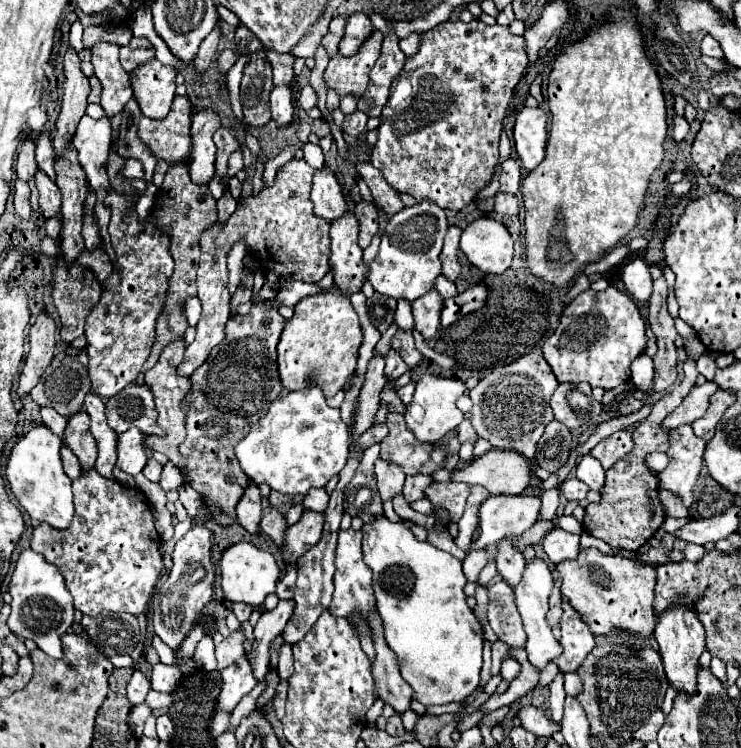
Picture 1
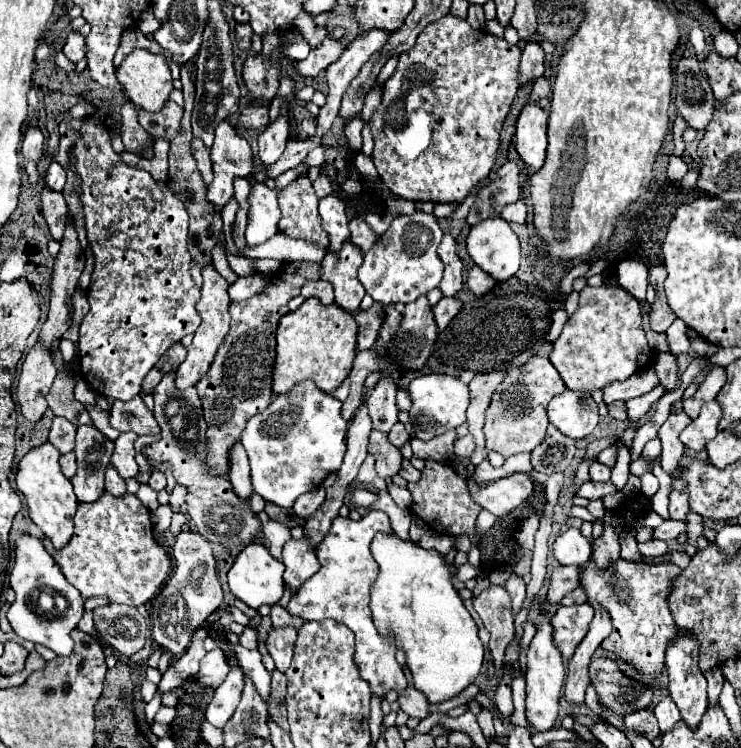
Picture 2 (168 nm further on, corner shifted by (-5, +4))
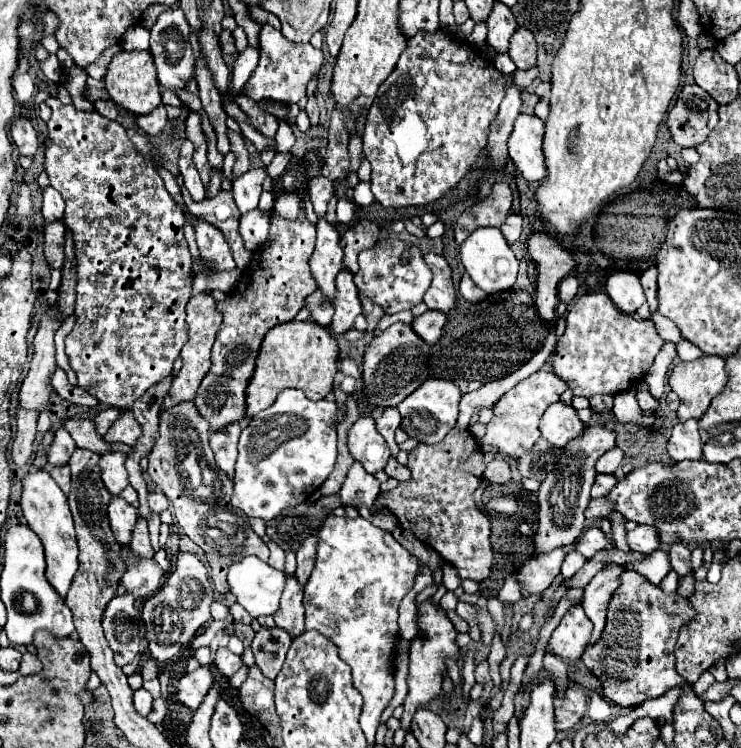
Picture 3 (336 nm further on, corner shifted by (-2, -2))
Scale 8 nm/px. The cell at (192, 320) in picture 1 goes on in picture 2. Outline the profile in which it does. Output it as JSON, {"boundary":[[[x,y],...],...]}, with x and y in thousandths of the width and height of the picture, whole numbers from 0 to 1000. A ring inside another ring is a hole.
{"boundary":[[[89,156],[94,162],[97,172],[105,172],[111,178],[111,186],[105,191],[100,191],[97,205],[103,213],[103,231],[111,237],[111,271],[113,271],[113,287],[116,287],[116,309],[119,309],[119,322],[124,328],[127,344],[130,344],[130,357],[124,365],[124,378],[119,386],[119,402],[121,402],[121,416],[119,421],[111,426],[108,434],[108,453],[105,453],[105,467],[108,467],[108,496],[111,504],[116,507],[116,512],[124,517],[127,525],[140,528],[140,531],[151,531],[151,533],[162,533],[162,536],[175,536],[178,531],[184,531],[189,525],[189,512],[194,507],[194,501],[211,488],[211,483],[221,475],[221,469],[243,456],[248,448],[262,445],[270,434],[270,421],[265,416],[265,405],[270,402],[270,386],[262,381],[259,370],[256,370],[256,338],[251,330],[251,314],[254,314],[254,285],[248,271],[243,271],[243,266],[229,255],[229,250],[224,245],[213,245],[205,239],[205,234],[200,229],[184,226],[184,223],[173,223],[159,205],[154,205],[151,191],[148,191],[148,178],[146,170],[140,164],[127,164],[124,159],[100,159],[100,156]]]}

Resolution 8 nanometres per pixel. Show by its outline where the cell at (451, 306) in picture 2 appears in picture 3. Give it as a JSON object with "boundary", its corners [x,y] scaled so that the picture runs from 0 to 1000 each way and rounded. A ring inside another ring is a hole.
{"boundary":[[[574,416],[568,424],[560,424],[555,432],[557,443],[579,461],[592,456],[598,445],[598,434],[601,434],[601,418],[590,418],[590,416]]]}

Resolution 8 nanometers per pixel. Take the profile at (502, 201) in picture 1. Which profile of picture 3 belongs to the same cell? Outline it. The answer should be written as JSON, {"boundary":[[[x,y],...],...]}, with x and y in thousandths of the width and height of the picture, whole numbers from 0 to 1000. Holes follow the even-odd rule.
{"boundary":[[[690,285],[690,287],[682,293],[682,298],[676,301],[676,311],[679,311],[679,317],[684,320],[687,328],[692,328],[692,325],[700,322],[700,317],[703,317],[703,298],[706,298],[703,287]]]}

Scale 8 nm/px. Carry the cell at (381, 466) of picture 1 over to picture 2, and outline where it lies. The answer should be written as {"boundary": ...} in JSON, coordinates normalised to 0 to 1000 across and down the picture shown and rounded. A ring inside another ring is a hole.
{"boundary":[[[502,576],[497,606],[502,606],[507,611],[507,632],[516,640],[526,640],[526,638],[537,635],[537,630],[543,624],[543,608],[534,598],[529,598],[529,592],[524,592],[518,579]]]}

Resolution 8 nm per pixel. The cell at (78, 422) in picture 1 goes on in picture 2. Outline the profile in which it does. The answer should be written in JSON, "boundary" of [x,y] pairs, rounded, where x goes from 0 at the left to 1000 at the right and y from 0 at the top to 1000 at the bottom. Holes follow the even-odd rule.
{"boundary":[[[105,568],[103,576],[103,616],[105,630],[97,638],[100,659],[105,670],[124,670],[140,656],[140,627],[148,619],[154,592],[130,576],[124,568]]]}

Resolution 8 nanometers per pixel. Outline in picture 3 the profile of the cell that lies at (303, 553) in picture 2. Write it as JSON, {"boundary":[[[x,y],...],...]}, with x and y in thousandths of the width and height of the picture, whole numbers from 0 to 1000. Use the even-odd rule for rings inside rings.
{"boundary":[[[387,769],[387,782],[379,795],[379,811],[368,822],[371,836],[385,841],[393,852],[401,852],[412,844],[412,825],[409,825],[409,787],[401,782],[395,769]]]}

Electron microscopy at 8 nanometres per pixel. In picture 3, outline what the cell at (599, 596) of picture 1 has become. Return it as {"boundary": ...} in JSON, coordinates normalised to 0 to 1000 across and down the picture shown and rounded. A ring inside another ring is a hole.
{"boundary":[[[843,763],[838,782],[822,803],[819,833],[806,862],[789,868],[784,884],[811,910],[814,932],[830,943],[852,945],[873,934],[892,932],[900,921],[927,913],[911,897],[908,865],[916,841],[935,828],[935,809],[916,793],[900,795],[892,785],[876,782],[860,763]],[[846,857],[846,860],[841,860]]]}

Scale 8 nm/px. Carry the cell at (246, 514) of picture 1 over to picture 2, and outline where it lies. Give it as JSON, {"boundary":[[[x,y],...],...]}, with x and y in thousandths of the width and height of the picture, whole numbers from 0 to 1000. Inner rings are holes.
{"boundary":[[[318,592],[316,603],[313,603],[313,630],[310,630],[310,646],[316,651],[316,659],[324,664],[324,670],[335,672],[337,662],[343,659],[340,643],[337,643],[337,630],[335,630],[335,608],[329,603],[329,598],[324,598],[324,592]]]}

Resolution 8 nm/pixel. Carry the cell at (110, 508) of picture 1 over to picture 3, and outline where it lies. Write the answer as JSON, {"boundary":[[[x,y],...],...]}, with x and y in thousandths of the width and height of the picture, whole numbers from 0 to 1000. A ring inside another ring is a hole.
{"boundary":[[[169,729],[166,734],[166,750],[171,753],[171,766],[166,769],[163,779],[169,782],[171,793],[179,793],[185,801],[198,801],[223,777],[223,766],[206,747],[185,747],[177,750],[177,734]]]}

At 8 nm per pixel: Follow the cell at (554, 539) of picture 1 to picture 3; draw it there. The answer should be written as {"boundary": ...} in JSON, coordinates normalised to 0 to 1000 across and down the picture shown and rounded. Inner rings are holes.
{"boundary":[[[771,737],[771,739],[765,739],[762,742],[762,750],[760,750],[760,758],[757,758],[757,771],[760,771],[760,777],[768,777],[787,755],[789,755],[789,745],[784,742],[784,739],[779,739],[779,737]]]}

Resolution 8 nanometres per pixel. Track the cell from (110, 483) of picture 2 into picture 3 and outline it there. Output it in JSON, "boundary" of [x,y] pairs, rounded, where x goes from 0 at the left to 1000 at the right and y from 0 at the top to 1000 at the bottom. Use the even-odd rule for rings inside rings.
{"boundary":[[[161,662],[150,664],[150,675],[147,675],[147,697],[150,697],[150,707],[158,718],[158,723],[163,723],[163,729],[174,729],[177,726],[177,713],[182,707],[185,699],[185,680],[177,678],[174,672],[169,672]]]}

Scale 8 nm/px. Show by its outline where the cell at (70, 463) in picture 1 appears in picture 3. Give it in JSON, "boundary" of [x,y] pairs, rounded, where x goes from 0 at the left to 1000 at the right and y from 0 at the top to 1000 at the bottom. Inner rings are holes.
{"boundary":[[[88,622],[88,624],[72,624],[69,627],[69,638],[74,640],[74,646],[85,654],[85,659],[90,662],[93,659],[93,651],[96,651],[96,627]]]}

